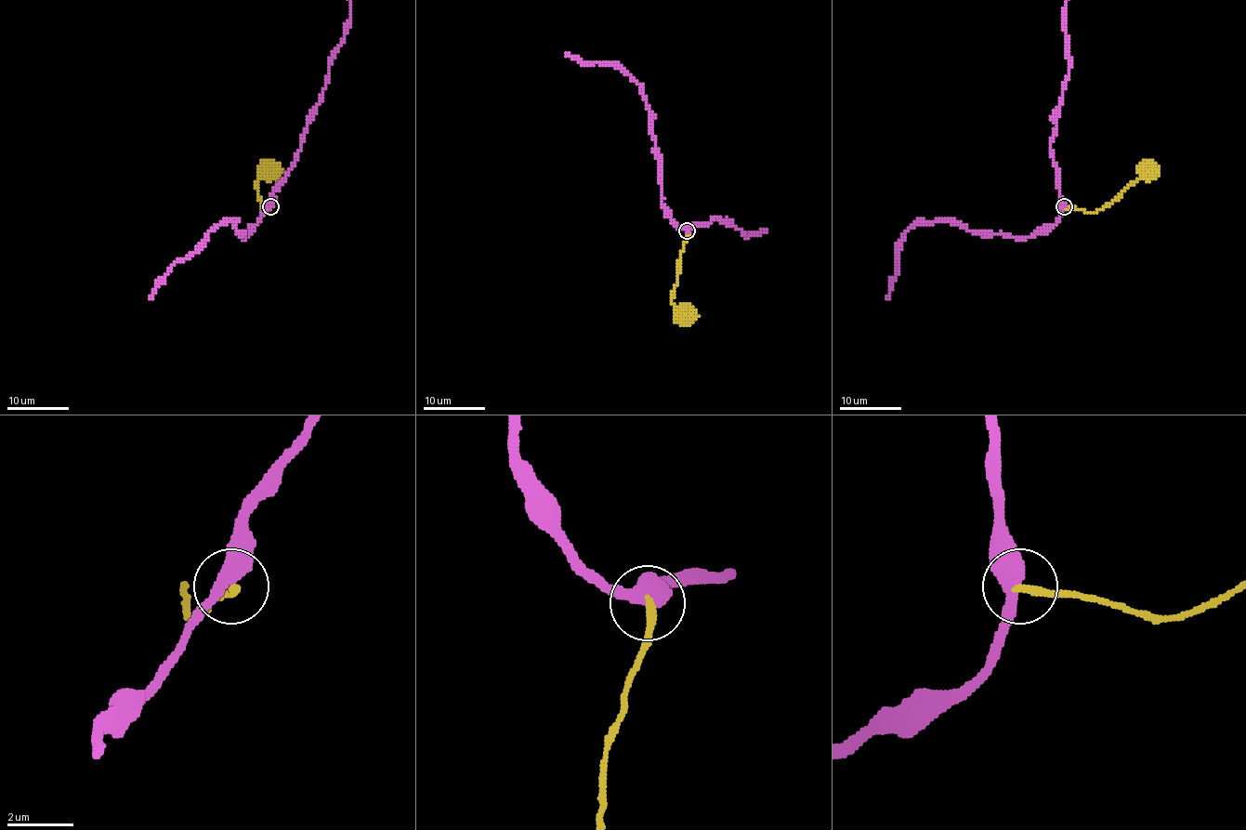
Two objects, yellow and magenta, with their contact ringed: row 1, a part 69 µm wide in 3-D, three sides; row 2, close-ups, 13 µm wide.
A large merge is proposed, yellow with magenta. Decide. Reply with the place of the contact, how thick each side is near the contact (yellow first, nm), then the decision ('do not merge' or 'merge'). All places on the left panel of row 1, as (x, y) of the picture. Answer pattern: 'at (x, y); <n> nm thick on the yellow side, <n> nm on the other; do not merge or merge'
at (270, 206); 240 nm thick on the yellow side, 440 nm on the other; do not merge

